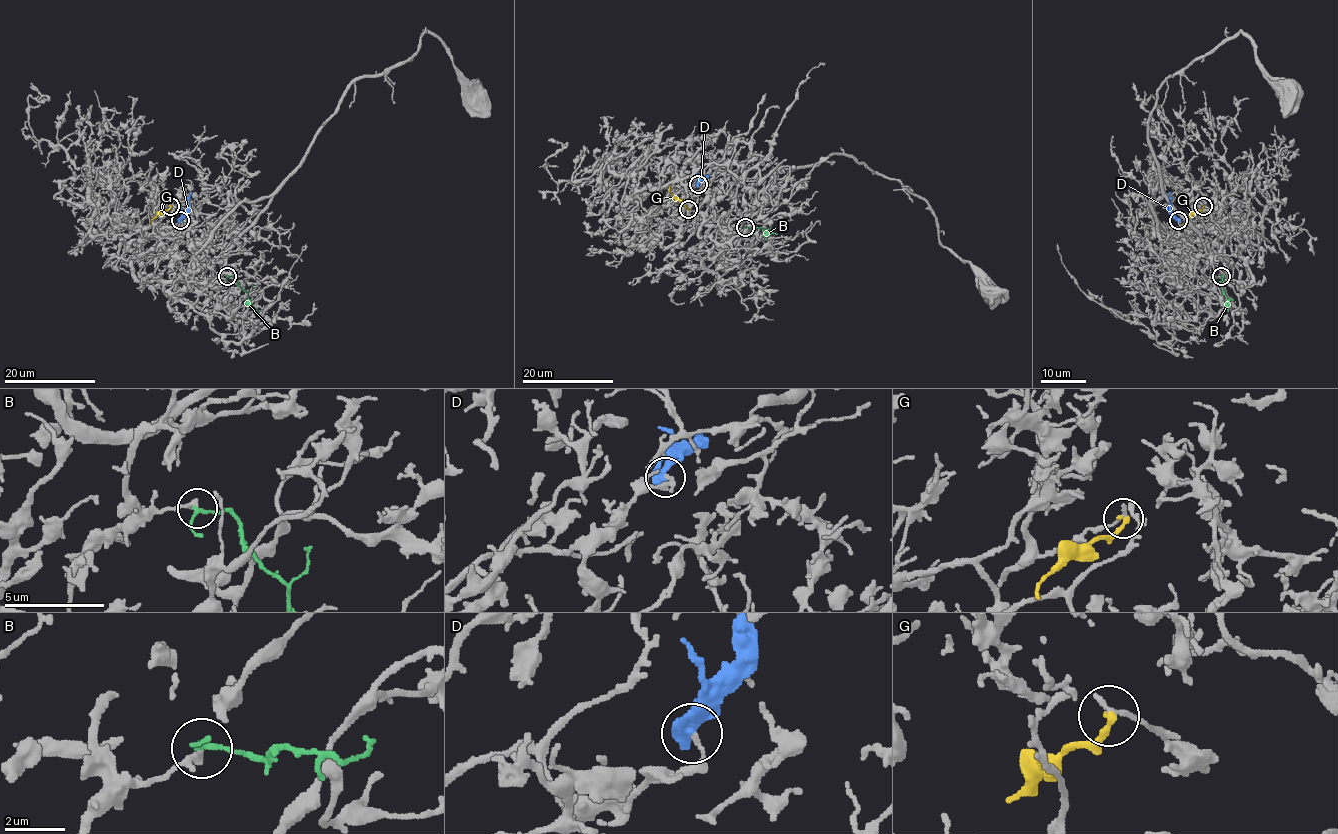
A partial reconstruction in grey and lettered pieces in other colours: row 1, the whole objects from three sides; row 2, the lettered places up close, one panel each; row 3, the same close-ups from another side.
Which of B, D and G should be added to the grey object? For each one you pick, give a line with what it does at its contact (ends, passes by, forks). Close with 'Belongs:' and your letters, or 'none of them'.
Belongs: none of them

